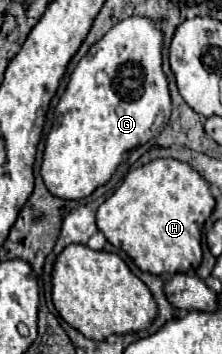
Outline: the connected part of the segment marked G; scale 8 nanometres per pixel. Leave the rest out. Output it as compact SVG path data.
M130 16L110 28L76 64L44 148L42 178L54 196L64 200L90 196L112 178L126 152L162 132L172 110L162 70L162 40L162 30L150 18Z

